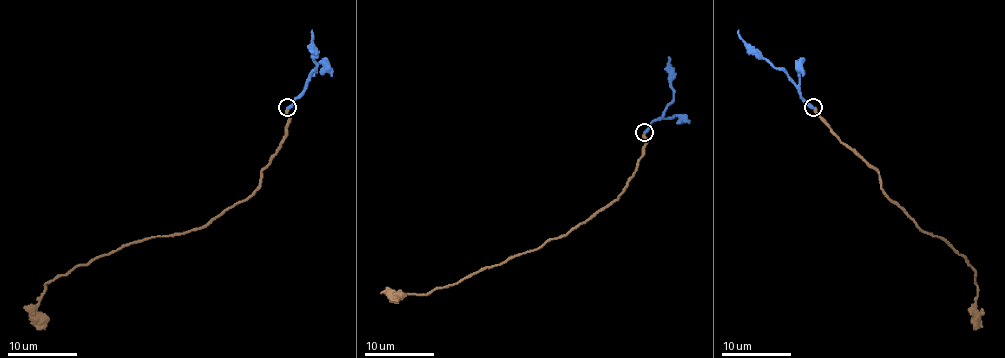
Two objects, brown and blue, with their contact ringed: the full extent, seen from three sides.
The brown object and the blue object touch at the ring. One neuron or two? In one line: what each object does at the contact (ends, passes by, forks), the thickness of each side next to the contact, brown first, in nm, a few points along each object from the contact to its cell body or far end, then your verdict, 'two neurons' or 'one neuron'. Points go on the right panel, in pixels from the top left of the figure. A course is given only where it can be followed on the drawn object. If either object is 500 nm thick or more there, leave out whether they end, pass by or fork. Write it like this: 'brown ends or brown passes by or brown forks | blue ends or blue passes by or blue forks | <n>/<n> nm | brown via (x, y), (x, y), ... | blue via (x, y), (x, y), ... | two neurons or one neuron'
brown ends | blue ends | 280/320 nm | brown via (814, 108), (837, 137), (878, 173), (887, 196), (920, 229), (946, 241), (975, 271), (975, 330) | blue via (812, 108), (800, 95), (798, 87), (781, 69), (776, 69), (757, 54), (739, 36), (738, 29) | two neurons

